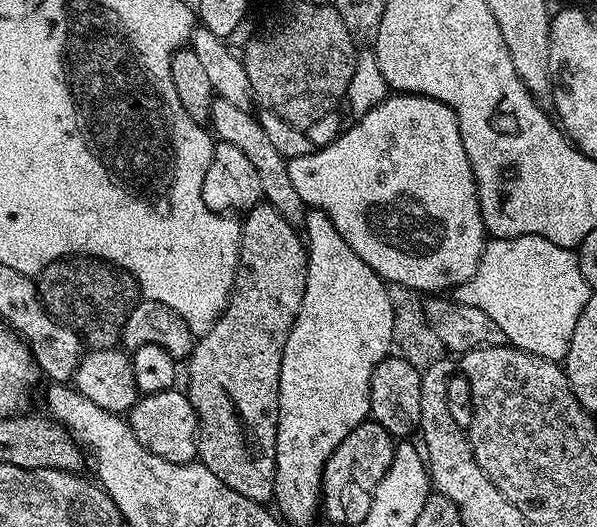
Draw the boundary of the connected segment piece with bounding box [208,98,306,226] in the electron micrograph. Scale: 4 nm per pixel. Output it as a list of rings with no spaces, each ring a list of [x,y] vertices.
[[[219,98],[213,99],[208,118],[211,131],[217,141],[238,146],[238,150],[242,150],[242,154],[250,158],[254,170],[258,170],[258,182],[263,199],[274,206],[274,210],[278,210],[278,214],[282,214],[286,222],[290,222],[293,226],[299,225],[306,215],[306,206],[302,198],[298,198],[298,190],[290,186],[288,161],[282,154],[278,154],[278,150],[274,150],[266,130],[262,130],[259,119],[249,109],[239,108]]]

